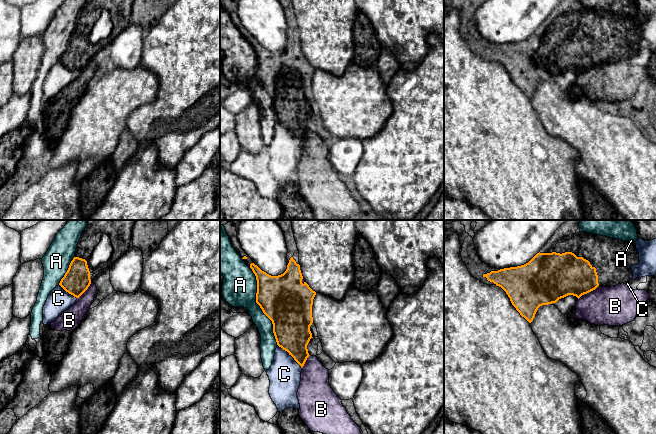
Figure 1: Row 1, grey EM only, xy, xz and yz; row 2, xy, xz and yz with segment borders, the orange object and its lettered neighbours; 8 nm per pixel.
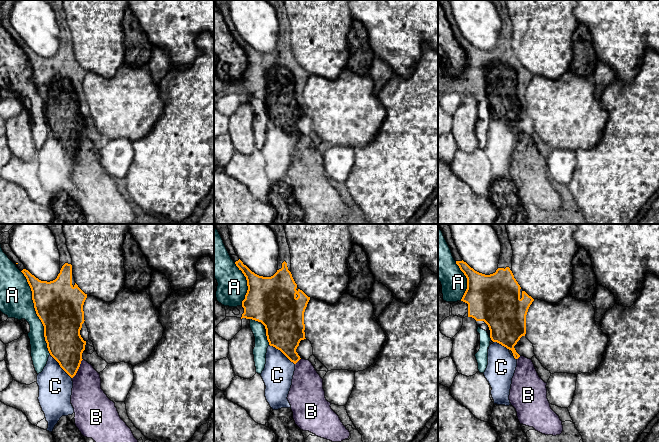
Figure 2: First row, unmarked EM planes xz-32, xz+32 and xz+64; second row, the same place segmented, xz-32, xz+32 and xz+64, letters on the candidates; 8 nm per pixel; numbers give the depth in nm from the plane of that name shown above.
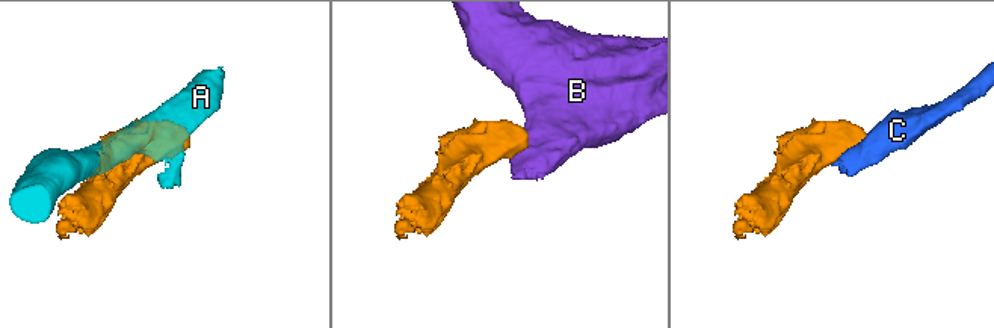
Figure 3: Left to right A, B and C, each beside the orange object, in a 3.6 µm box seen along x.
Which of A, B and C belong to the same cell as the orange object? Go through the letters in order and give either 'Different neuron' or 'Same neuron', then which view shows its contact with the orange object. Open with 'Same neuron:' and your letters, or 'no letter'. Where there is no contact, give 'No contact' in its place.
Same neuron: no letter
A: Different neuron. Touches orange in xz
B: Different neuron. Touches orange in yz
C: Different neuron. Touches orange in xz

